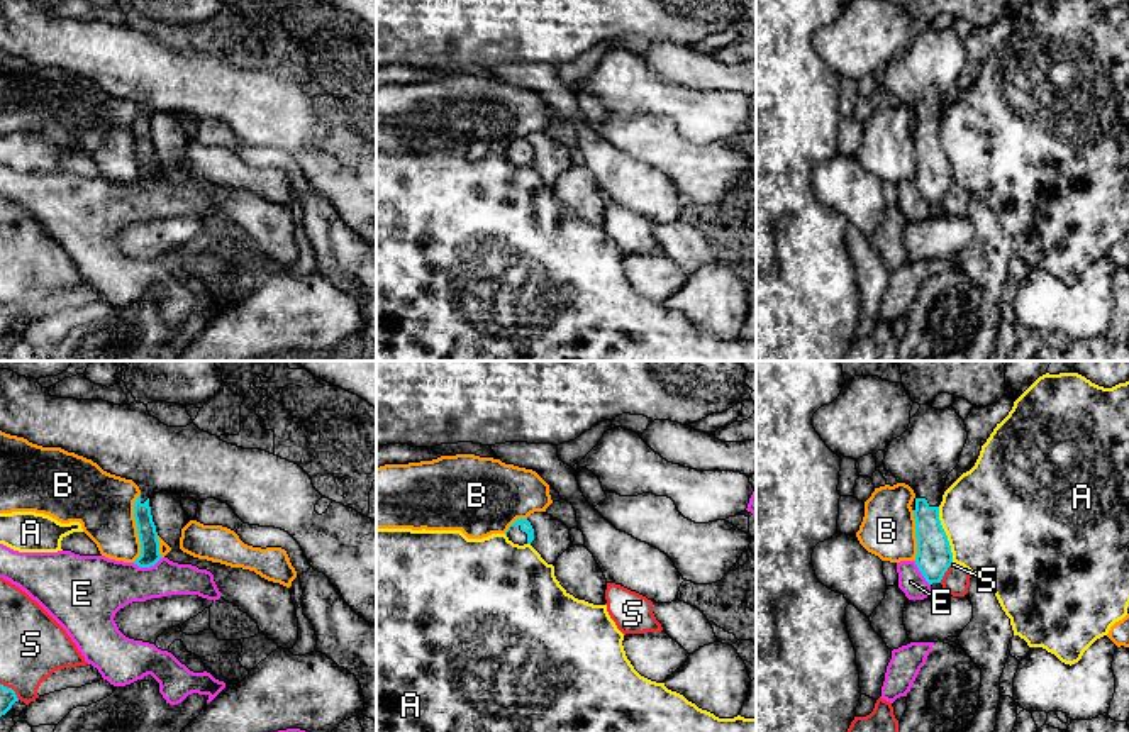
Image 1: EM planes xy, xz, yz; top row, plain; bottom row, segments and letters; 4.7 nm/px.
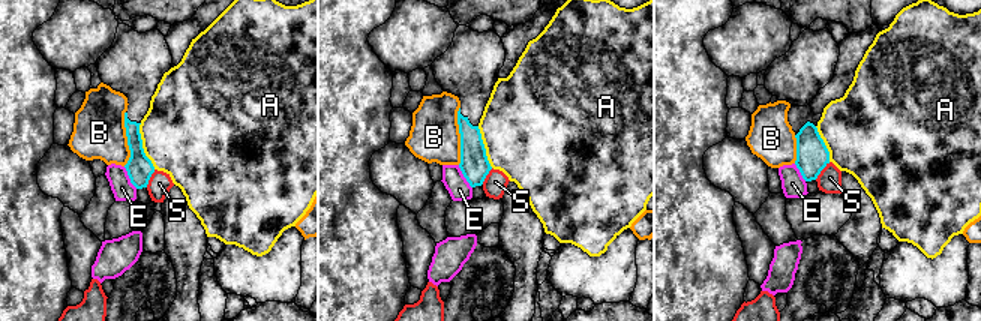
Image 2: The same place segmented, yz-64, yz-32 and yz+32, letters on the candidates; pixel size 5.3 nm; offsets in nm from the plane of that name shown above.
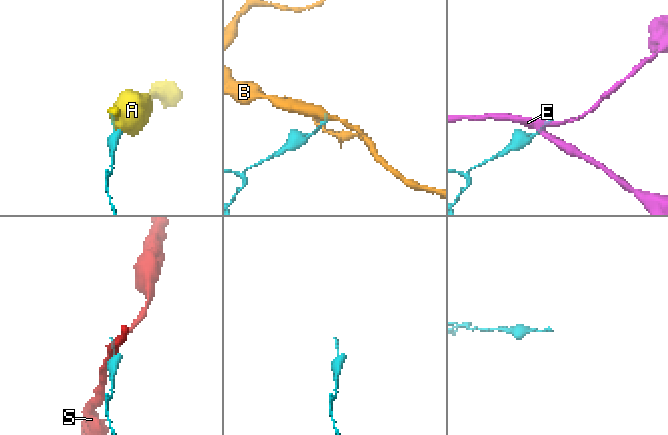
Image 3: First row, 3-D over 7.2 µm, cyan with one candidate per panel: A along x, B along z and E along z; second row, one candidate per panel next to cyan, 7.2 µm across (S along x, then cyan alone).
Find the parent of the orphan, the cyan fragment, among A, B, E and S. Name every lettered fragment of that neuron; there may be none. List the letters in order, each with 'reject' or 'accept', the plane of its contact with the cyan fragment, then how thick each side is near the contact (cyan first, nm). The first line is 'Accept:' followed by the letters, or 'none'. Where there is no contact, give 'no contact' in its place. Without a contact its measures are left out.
Accept: none
A: reject | yz | 170/480 nm
B: reject | xy | 100/280 nm
E: reject | xy | 100/280 nm
S: reject | yz | 170/130 nm

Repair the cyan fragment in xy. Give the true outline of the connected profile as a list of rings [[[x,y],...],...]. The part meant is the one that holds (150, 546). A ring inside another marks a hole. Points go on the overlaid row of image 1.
[[[0,369],[0,430],[42,447],[61,447],[92,459],[110,474],[132,480],[141,490],[134,502],[141,542],[141,556],[134,564],[139,568],[151,568],[163,557],[149,507],[151,495],[173,491],[195,502],[215,498],[227,503],[244,524],[288,532],[310,566],[324,573],[344,602],[376,627],[376,522],[336,502],[319,515],[315,505],[324,496],[298,464],[266,451],[227,444],[193,422],[168,427],[151,417],[144,403],[114,405],[51,396],[49,388],[42,388],[37,380],[10,369]]]

